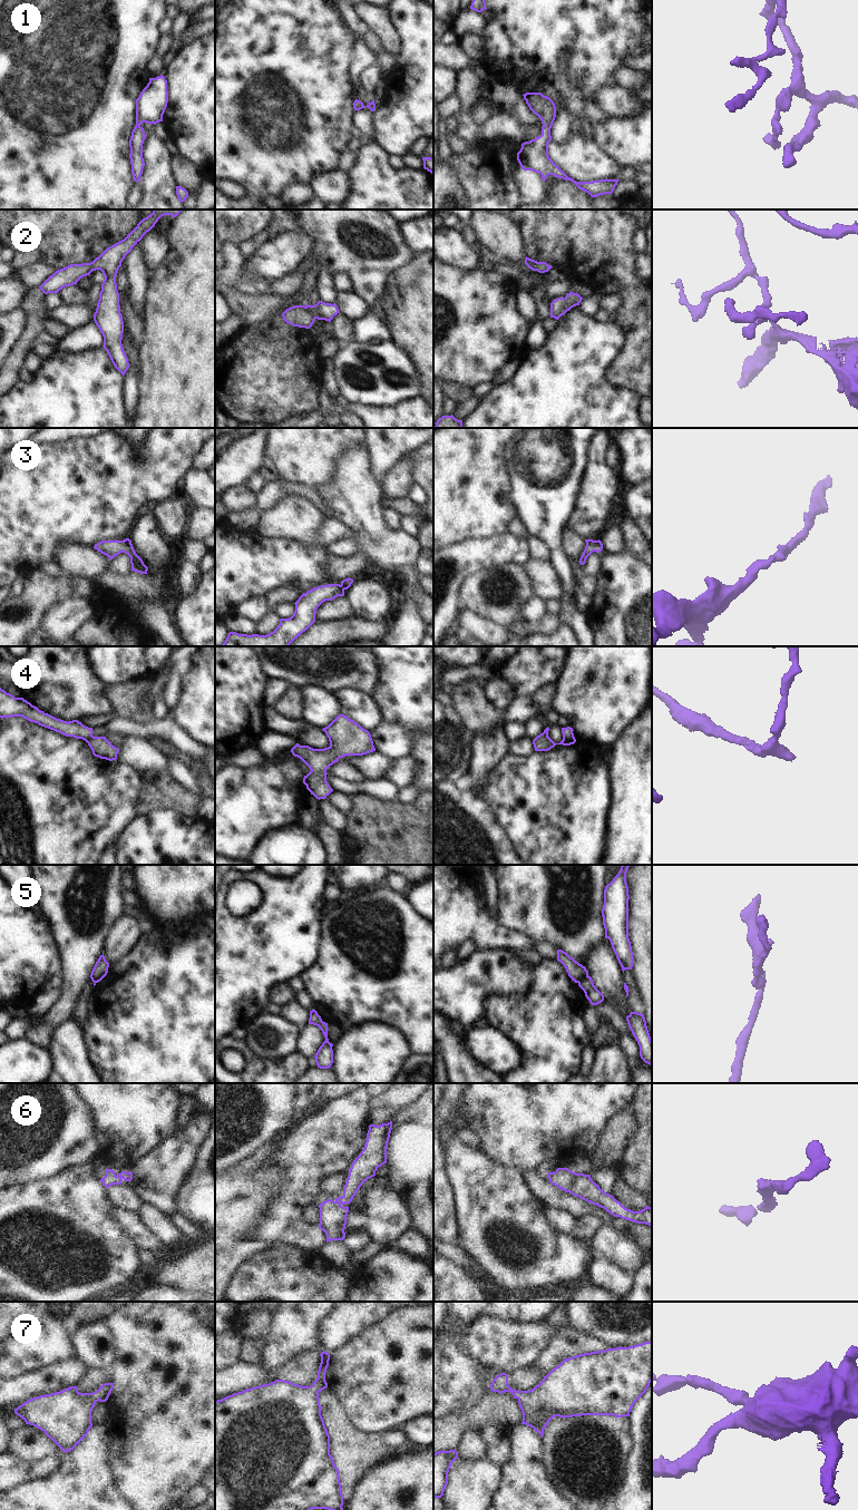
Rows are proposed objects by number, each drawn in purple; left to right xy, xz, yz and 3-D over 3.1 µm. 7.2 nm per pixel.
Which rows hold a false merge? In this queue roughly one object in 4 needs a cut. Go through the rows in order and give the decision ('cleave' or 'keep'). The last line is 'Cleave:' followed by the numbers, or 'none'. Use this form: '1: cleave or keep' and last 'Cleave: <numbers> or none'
1: keep
2: keep
3: keep
4: cleave
5: cleave
6: keep
7: keep
Cleave: 4, 5

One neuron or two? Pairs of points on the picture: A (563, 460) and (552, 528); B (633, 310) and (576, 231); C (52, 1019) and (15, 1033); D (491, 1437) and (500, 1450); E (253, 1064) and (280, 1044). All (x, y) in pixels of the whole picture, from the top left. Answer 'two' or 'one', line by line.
A: one
B: one
C: two
D: one
E: two

